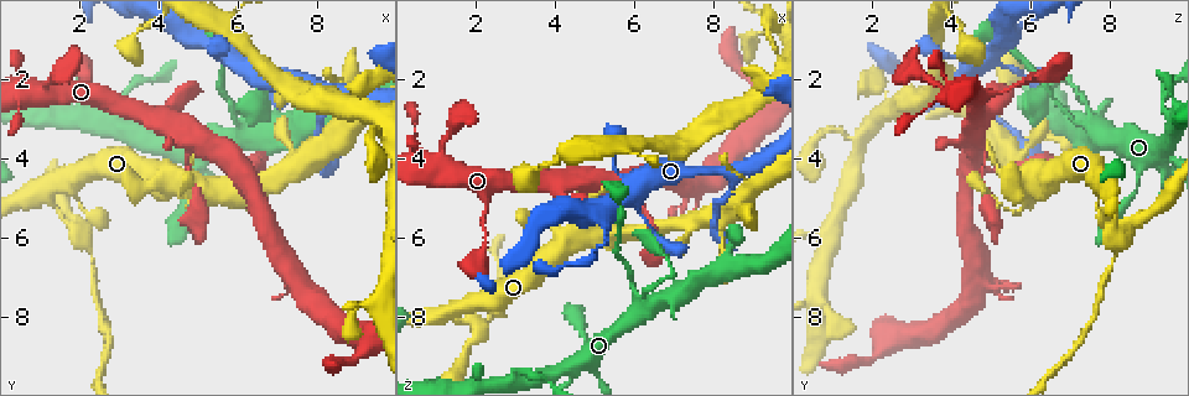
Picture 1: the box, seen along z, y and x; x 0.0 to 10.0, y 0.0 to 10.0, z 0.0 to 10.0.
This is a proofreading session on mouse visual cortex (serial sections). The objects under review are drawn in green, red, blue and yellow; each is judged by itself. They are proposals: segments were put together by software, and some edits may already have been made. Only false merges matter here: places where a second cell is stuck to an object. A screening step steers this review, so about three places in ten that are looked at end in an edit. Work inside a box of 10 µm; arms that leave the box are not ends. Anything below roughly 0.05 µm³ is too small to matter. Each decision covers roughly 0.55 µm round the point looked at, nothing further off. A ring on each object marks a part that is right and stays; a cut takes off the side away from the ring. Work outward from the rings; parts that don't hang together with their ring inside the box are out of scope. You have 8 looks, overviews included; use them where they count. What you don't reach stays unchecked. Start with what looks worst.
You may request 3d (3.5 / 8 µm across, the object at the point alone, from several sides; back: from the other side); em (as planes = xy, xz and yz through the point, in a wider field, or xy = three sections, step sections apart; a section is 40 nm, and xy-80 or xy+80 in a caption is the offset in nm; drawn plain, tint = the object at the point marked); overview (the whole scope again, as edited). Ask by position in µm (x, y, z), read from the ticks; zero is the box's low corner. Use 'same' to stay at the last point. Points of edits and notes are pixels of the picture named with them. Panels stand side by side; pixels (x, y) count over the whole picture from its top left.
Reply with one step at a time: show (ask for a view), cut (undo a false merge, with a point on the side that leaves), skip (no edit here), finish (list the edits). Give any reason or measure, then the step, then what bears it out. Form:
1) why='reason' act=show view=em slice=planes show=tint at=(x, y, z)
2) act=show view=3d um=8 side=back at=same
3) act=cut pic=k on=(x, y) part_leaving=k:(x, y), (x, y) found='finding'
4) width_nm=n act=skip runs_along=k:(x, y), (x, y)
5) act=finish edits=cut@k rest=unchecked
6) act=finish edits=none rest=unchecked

act=show view=3d um=8 side=back at=(6.30, 3.20, 7.70)

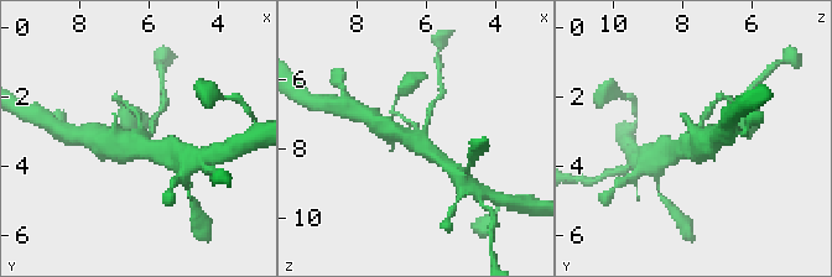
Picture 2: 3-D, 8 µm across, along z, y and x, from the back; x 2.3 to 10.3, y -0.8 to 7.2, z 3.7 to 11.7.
arms=4 arm_widths_nm=150,150,400,600 why='shape alone is not enough' act=show view=em slice=xy step=3 show=tint at=same

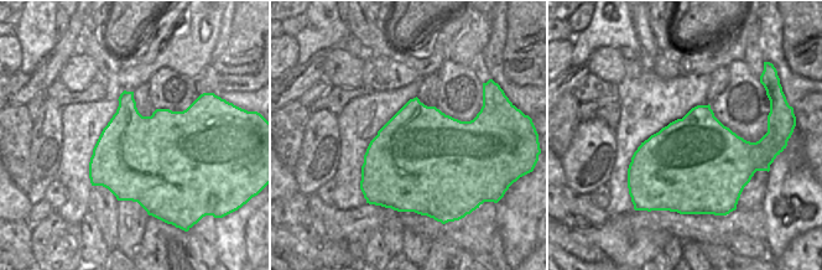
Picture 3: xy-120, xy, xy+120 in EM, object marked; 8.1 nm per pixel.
act=skip found='all the same cell'

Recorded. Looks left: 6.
why='calibre changes' act=show view=3d um=8 at=(2.10, 5.95, 8.20)

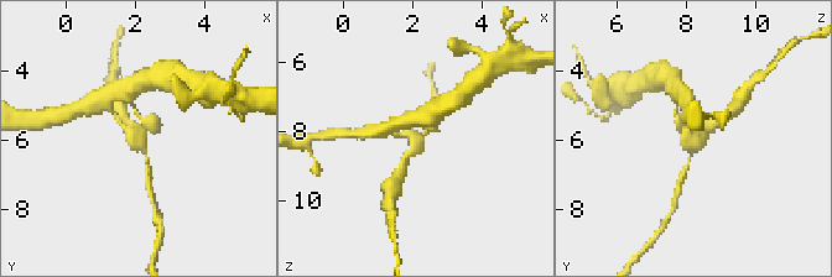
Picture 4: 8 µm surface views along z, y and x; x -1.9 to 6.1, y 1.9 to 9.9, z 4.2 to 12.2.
arms=3 arm_widths_nm=150,150,250 why='now the EM' act=show view=em slice=xy step=2 show=tint at=same

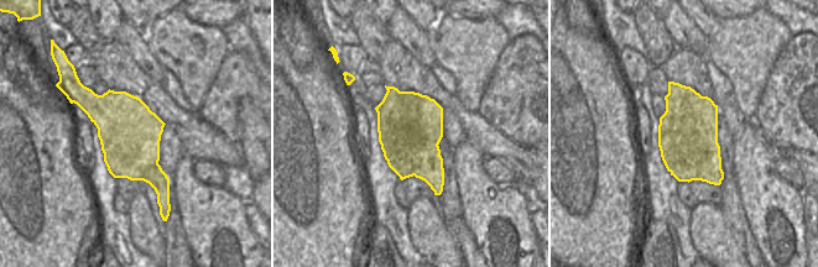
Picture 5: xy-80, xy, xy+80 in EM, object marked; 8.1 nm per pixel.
act=cut pic=4 on=(402, 166) found='a second cell is stuck on'

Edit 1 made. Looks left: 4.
why='redraw' act=show view=overview

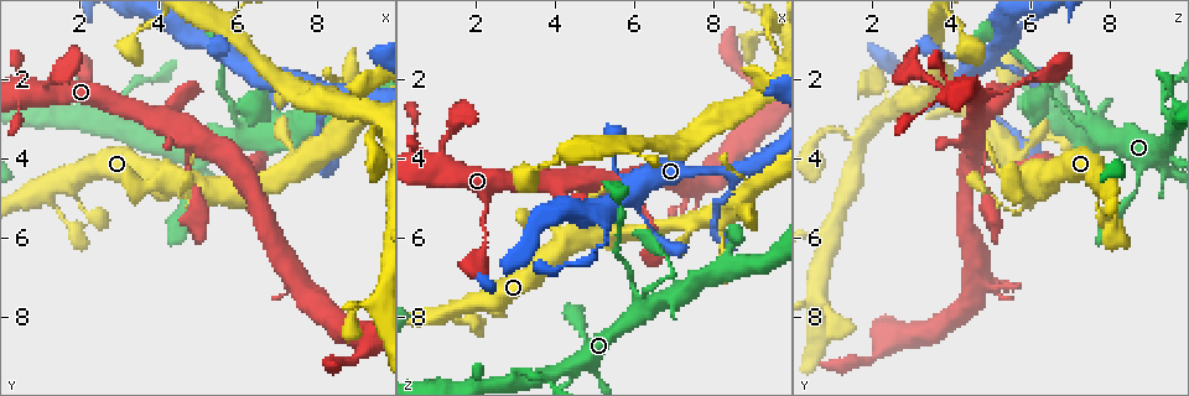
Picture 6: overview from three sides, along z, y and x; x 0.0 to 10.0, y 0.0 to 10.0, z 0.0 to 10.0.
why='narrows sharply' act=show view=3d um=3.5 side=back at=(2.95, 2.50, 9.40)

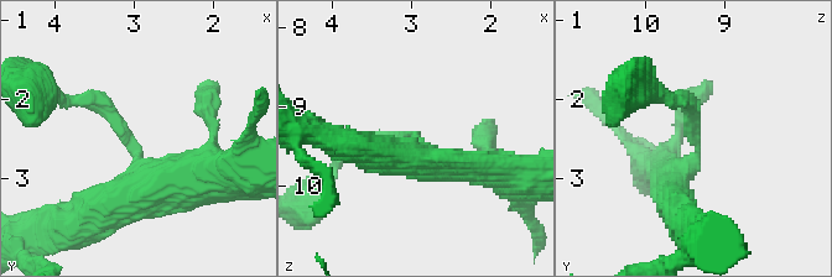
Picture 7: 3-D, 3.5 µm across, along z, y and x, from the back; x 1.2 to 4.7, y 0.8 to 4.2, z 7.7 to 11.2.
arm_widths_nm=200,500 act=show view=em slice=xy step=5 show=tint at=(3.00, 2.55, 9.40)

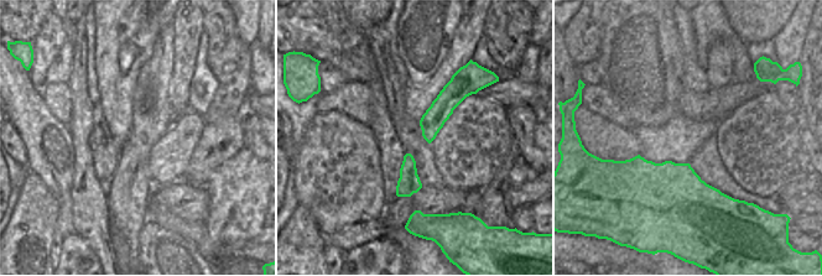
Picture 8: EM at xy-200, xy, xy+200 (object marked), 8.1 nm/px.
why='cut it another way' act=show view=em slice=xy step=3 show=tint at=same

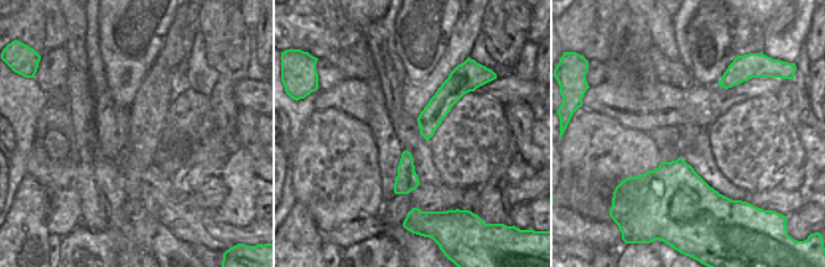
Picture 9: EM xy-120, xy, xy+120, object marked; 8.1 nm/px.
act=skip runs_along=7:(675, 200), (695, 155), (679, 102) found='all the same cell'

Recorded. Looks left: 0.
act=finish edits=cut@4 rest=unchecked

